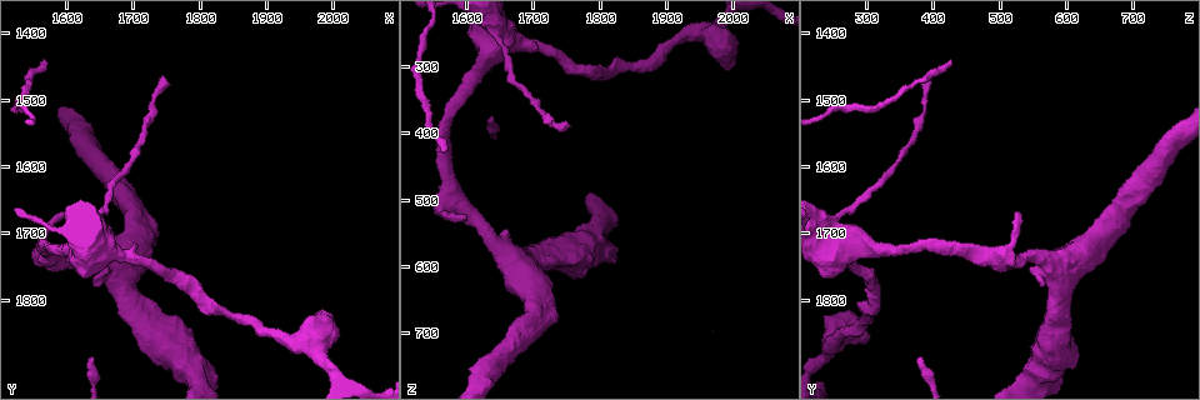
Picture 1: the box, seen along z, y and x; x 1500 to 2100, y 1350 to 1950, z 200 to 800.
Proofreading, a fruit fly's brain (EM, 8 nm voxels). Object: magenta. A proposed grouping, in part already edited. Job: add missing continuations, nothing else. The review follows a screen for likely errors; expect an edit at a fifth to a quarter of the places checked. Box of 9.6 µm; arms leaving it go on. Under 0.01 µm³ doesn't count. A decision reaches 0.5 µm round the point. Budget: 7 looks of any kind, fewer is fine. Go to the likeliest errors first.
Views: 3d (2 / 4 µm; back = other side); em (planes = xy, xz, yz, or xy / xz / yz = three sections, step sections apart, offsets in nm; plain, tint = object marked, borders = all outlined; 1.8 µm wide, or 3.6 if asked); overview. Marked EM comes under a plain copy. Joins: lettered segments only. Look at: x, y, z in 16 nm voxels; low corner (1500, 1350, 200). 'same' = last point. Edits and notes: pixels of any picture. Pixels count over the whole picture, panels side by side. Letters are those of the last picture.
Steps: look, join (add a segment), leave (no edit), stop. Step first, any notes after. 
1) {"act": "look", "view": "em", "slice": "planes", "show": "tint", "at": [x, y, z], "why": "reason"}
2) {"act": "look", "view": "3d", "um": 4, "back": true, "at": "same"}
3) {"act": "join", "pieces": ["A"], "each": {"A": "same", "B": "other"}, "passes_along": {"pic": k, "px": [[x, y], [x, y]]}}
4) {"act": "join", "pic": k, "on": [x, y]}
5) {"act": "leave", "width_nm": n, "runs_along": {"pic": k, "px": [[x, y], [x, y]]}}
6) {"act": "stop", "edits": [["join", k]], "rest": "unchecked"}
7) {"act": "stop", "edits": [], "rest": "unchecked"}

{"act": "look", "view": "em", "slice": "planes", "show": "borders", "at": [1605, 1670, 530], "why": "an open end"}

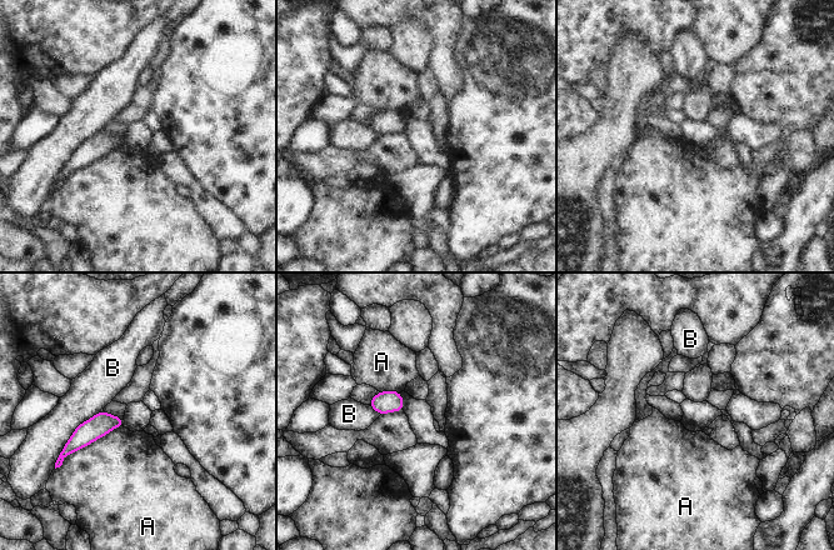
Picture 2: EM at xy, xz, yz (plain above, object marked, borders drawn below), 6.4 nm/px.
{"act": "leave", "each": {"A": "other", "B": "other"}, "border": {"pic": 2, "px": [[123, 425], [113, 428], [63, 459]]}, "found": "no lettered segment goes on from it"}

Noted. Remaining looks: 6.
{"act": "look", "view": "3d", "um": 4, "at": [1565, 1440, 425], "why": "thin end"}

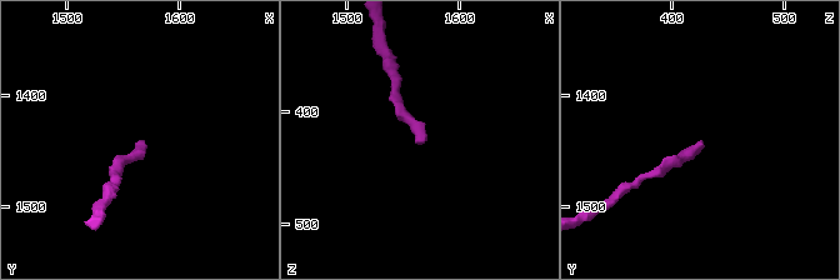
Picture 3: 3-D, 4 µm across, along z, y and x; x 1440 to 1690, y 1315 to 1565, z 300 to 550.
{"act": "look", "view": "em", "slice": "planes", "show": "borders", "at": [1564, 1442, 428], "why": "now the EM"}

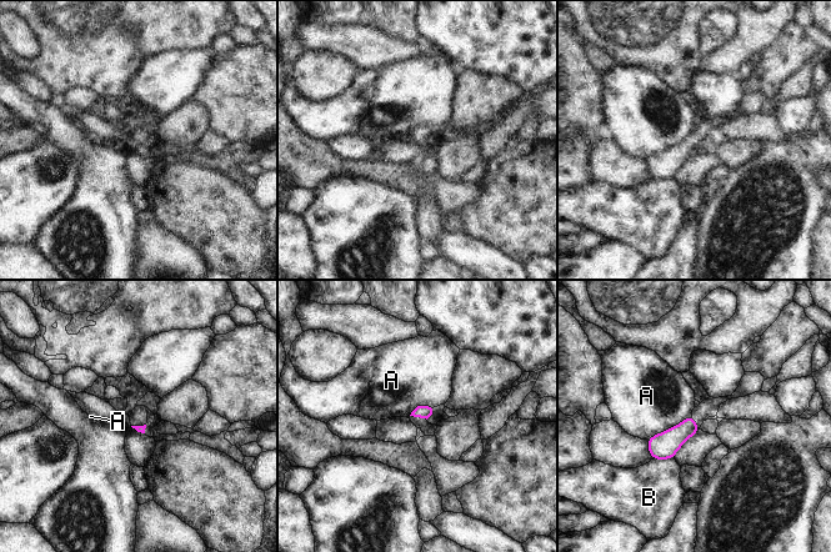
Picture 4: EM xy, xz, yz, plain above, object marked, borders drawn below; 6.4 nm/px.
{"act": "leave", "each": {"A": "other", "B": "other"}, "border": {"pic": 4, "px": [[691, 414], [647, 440]]}, "found": "none of them fits"}

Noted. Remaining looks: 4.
{"act": "look", "view": "3d", "um": 4, "at": [2000, 1860, 305], "why": "stops while still wide"}

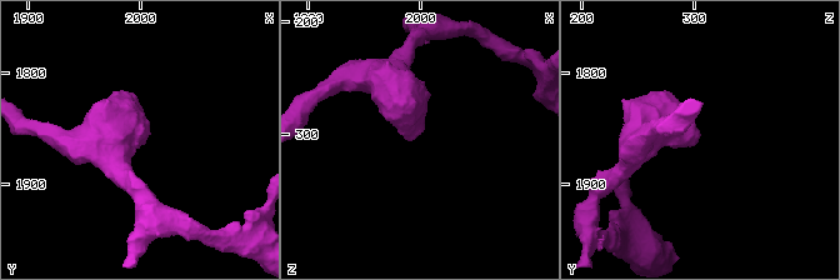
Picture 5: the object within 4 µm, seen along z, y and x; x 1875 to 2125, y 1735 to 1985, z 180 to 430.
{"act": "look", "view": "em", "um": 3.6, "slice": "xy", "step": 4, "show": "borders", "at": [1994, 1864, 302], "why": "now the EM"}

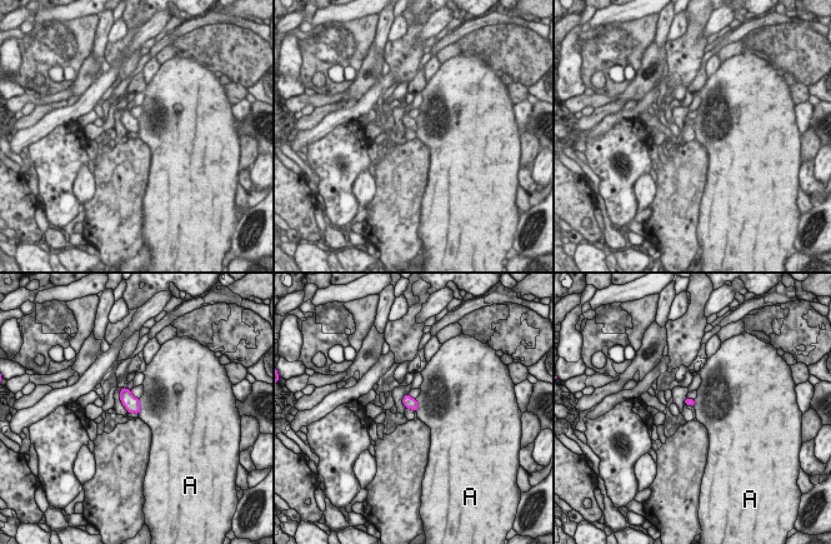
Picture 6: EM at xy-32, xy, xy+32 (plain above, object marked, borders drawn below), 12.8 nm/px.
{"act": "look", "view": "em", "um": 3.6, "slice": "planes", "show": "borders", "at": "same", "why": "cut it another way"}

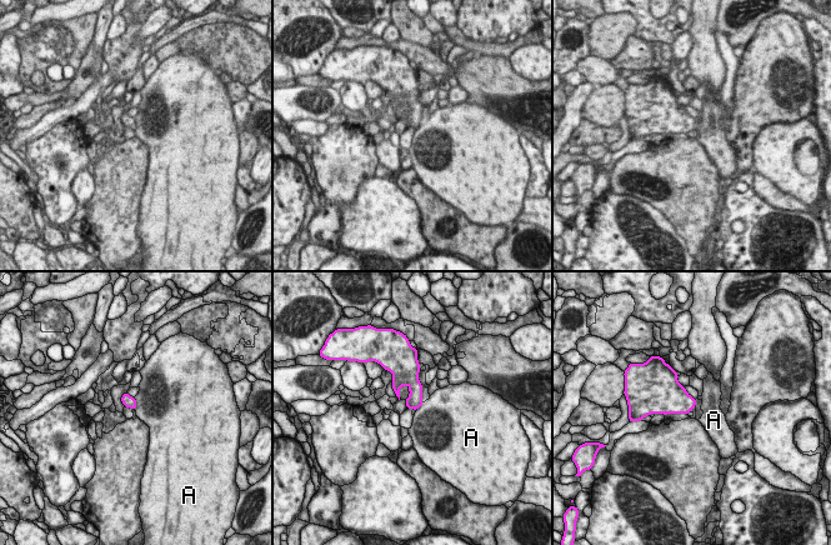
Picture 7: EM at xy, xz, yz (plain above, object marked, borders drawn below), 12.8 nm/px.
{"act": "leave", "longest_contact_nm": ["A", 180], "each": {"A": "other"}, "found": "no lettered segment goes on from it"}

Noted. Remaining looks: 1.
{"act": "stop", "edits": [], "rest": "unchecked"}

